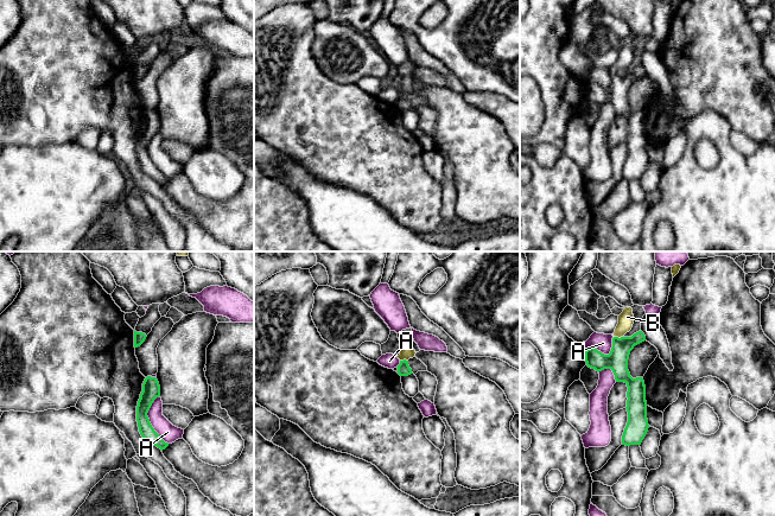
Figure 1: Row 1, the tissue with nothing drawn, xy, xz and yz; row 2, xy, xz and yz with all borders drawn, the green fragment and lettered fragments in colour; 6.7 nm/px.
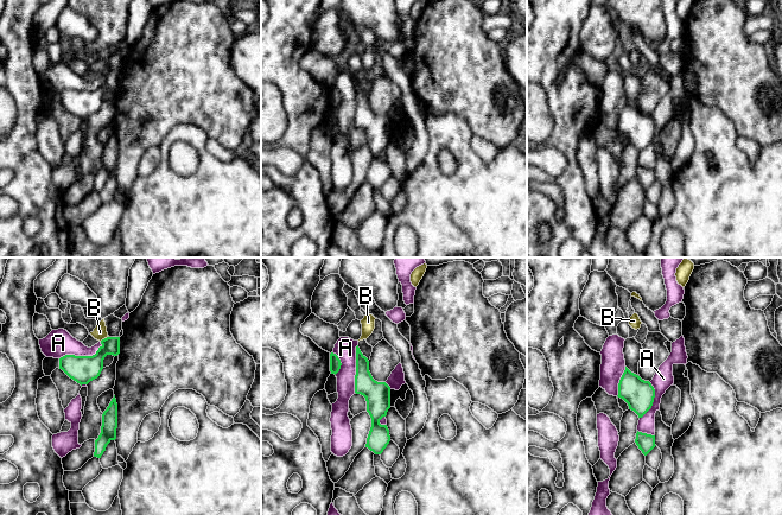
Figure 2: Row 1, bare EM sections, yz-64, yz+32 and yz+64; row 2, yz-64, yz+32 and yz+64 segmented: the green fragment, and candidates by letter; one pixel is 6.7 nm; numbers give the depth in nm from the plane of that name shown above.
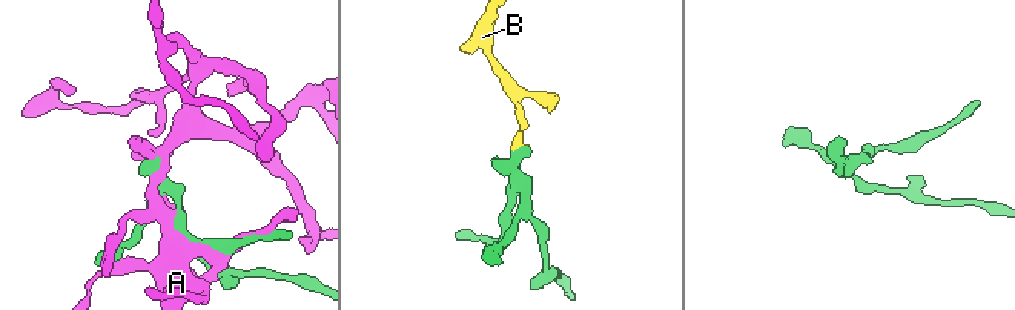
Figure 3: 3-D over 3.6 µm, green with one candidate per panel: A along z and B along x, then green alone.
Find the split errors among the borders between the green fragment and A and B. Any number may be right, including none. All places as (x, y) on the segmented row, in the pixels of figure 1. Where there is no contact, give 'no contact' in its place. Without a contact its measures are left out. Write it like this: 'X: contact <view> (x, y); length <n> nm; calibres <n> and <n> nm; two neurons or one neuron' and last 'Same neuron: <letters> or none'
A: contact xy (148, 420); length 340 nm; calibres 130 and 120 nm; two neurons
B: contact yz (617, 337); length 60 nm; calibres 140 and 110 nm; one neuron
Same neuron: B

